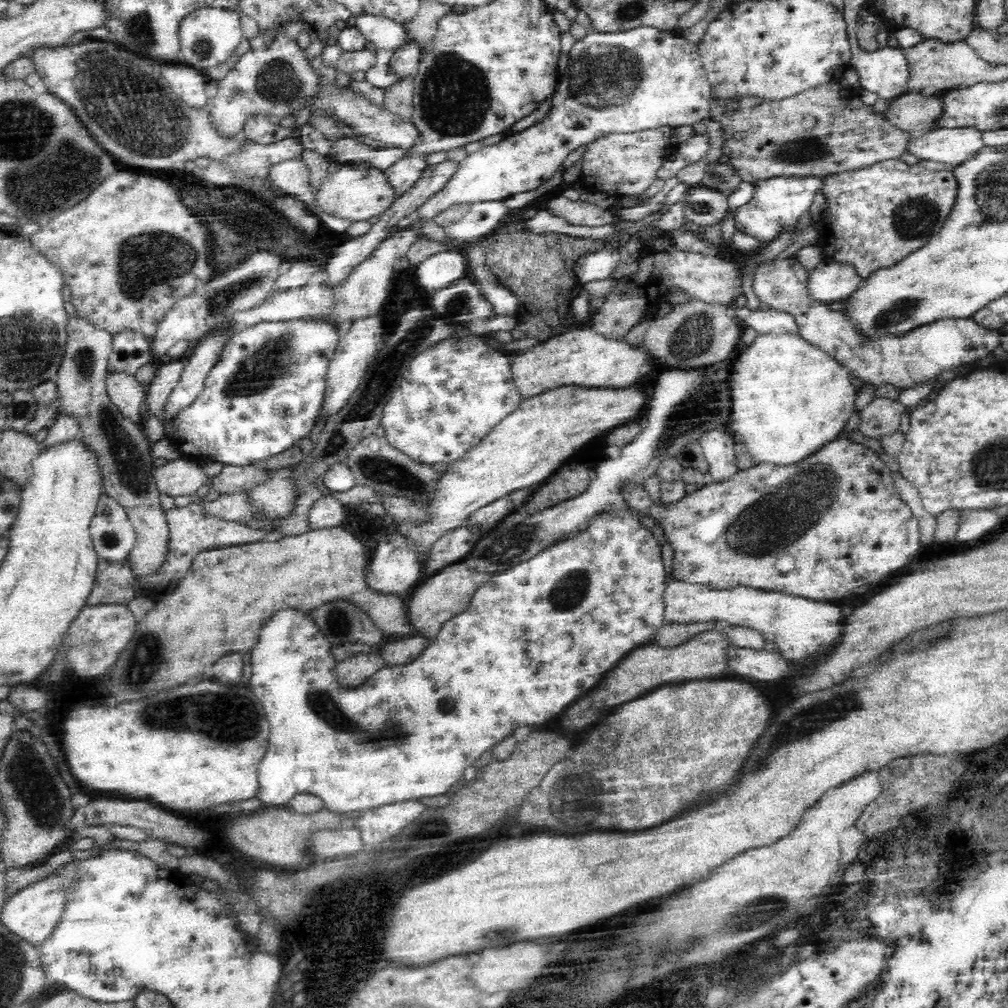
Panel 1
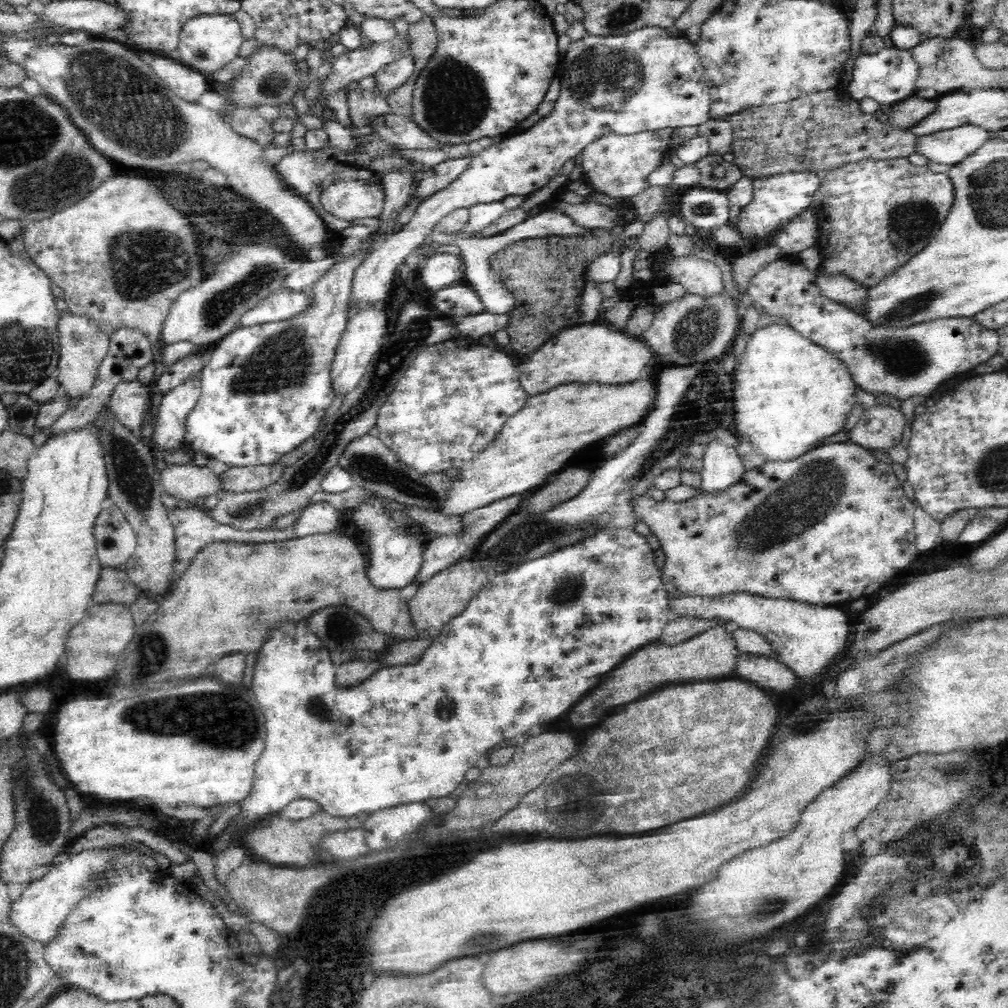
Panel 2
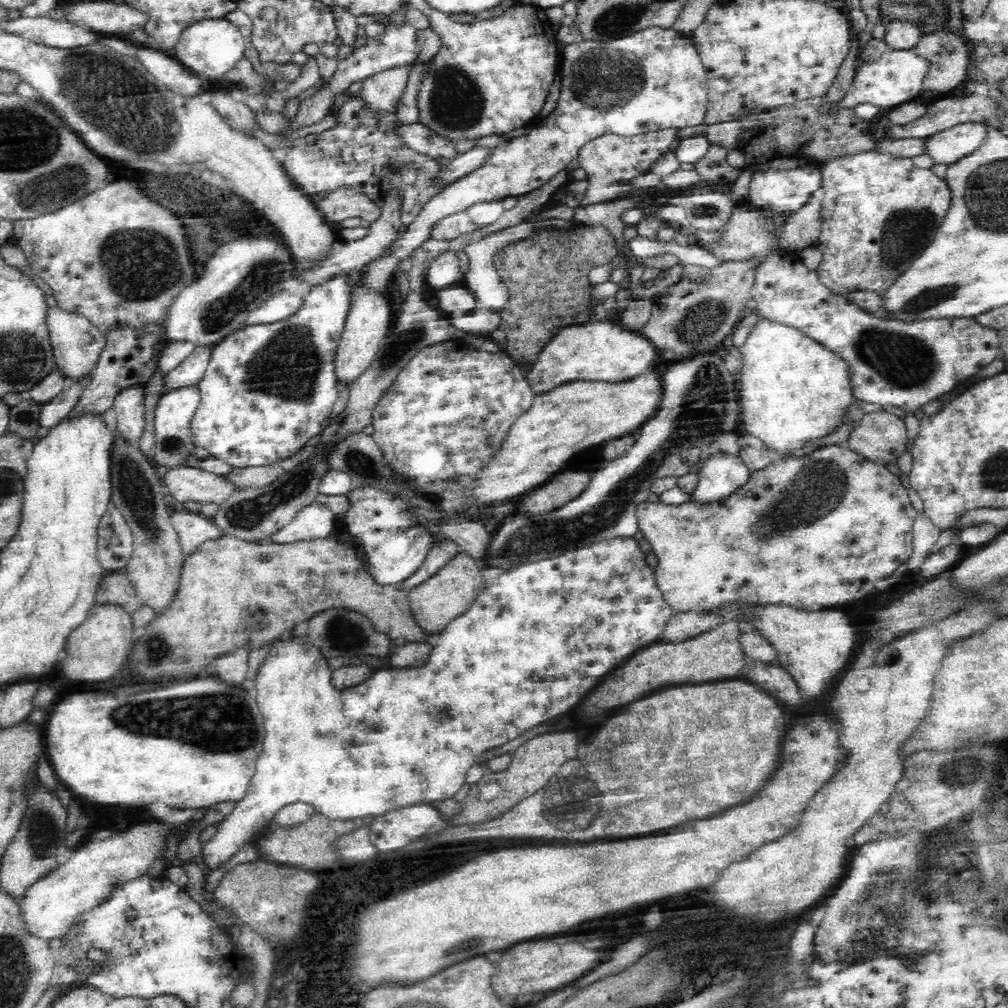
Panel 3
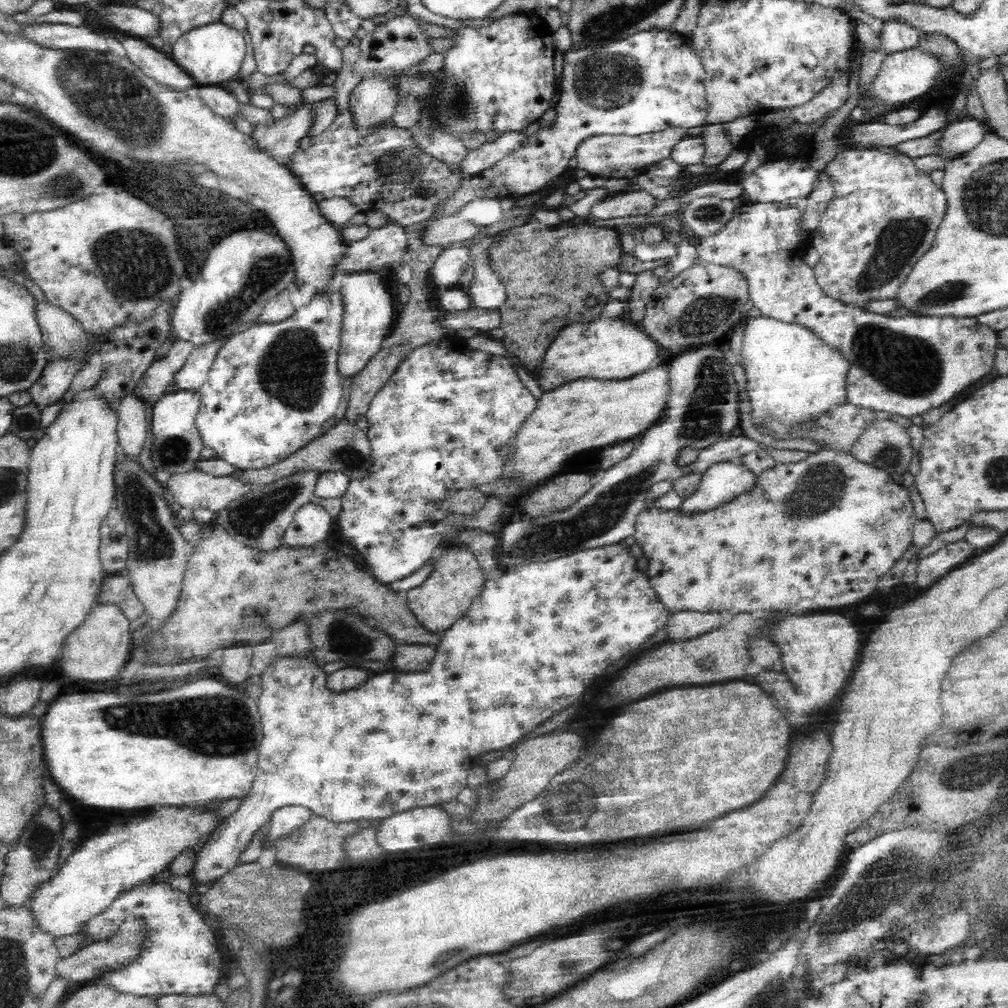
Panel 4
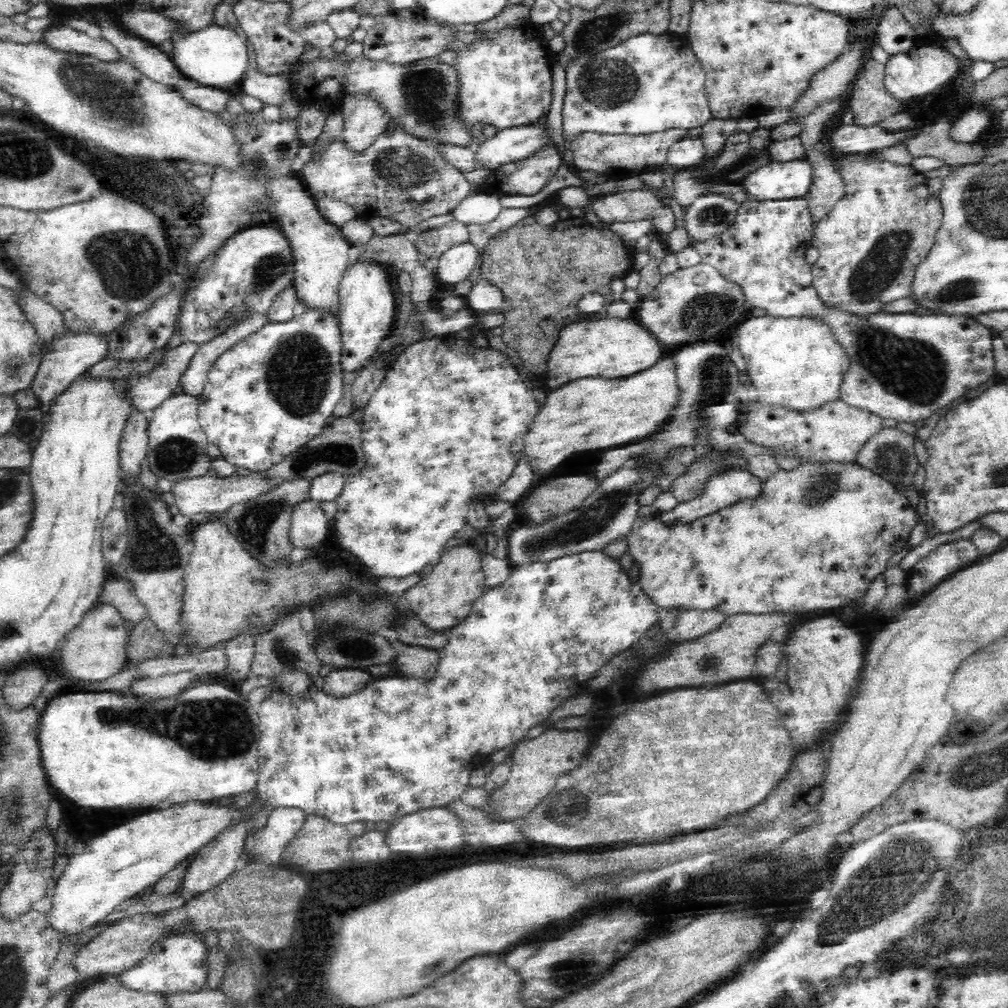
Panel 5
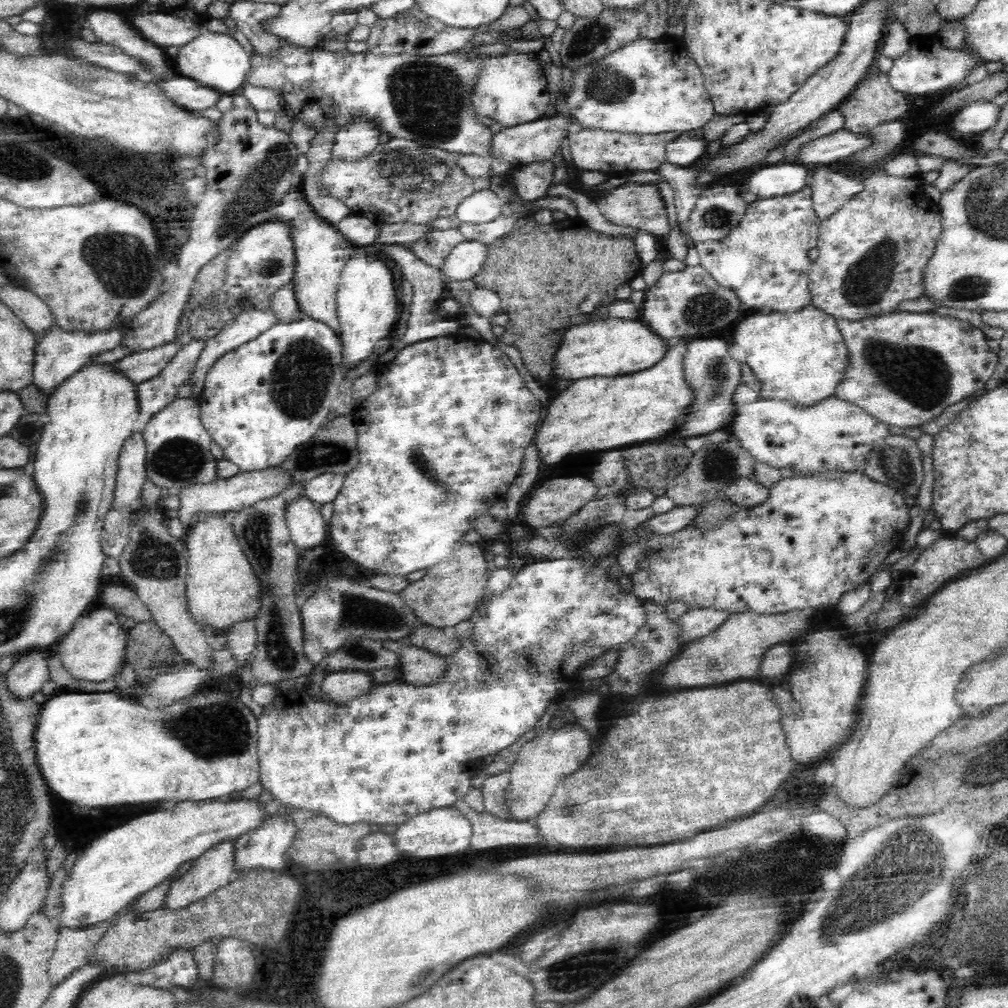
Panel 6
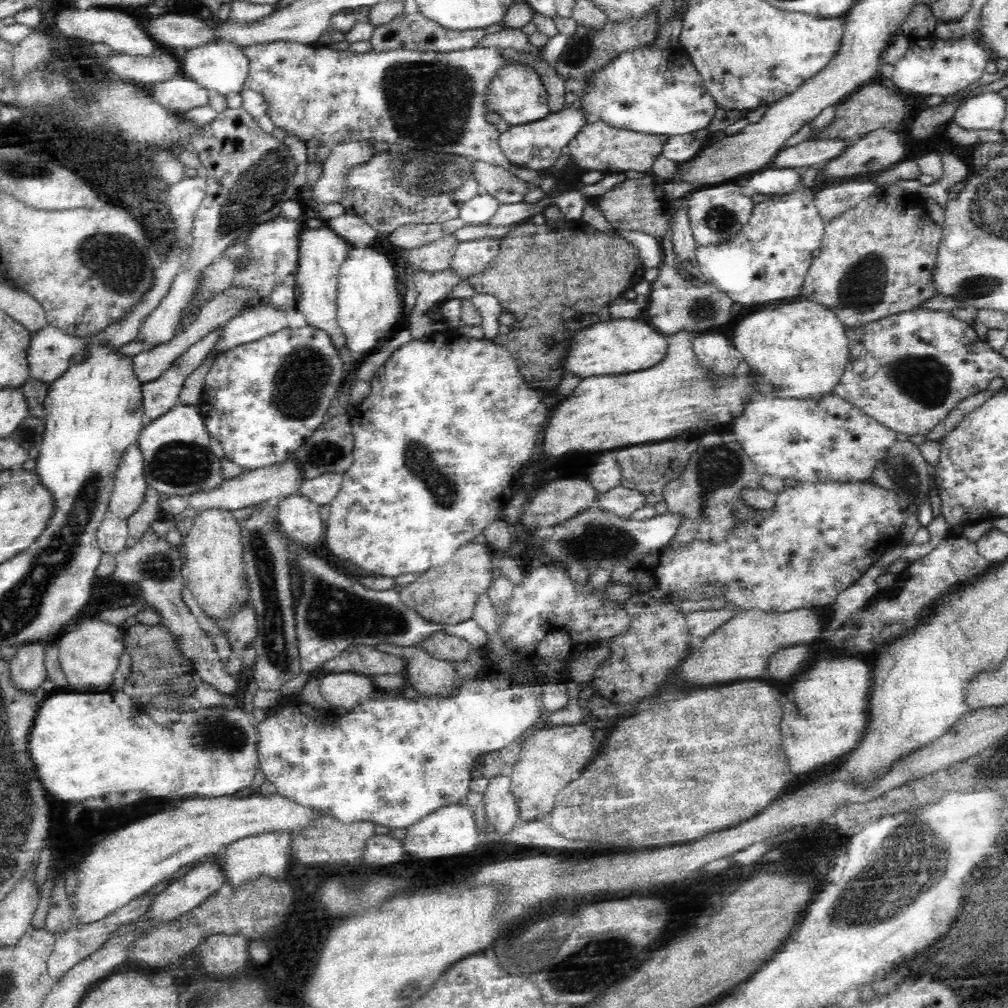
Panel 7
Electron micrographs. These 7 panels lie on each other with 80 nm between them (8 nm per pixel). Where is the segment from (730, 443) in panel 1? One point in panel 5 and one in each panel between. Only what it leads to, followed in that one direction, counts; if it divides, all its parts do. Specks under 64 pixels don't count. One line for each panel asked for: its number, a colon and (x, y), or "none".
2: (722, 468)
3: (721, 474)
4: (723, 481)
5: (728, 487)

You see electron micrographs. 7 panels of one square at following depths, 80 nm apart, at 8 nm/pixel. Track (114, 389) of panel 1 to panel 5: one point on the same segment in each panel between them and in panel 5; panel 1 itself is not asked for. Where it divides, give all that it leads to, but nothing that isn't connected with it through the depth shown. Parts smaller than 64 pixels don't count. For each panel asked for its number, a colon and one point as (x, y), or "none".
2: (129, 400)
3: (129, 404)
4: (132, 426)
5: (133, 446)

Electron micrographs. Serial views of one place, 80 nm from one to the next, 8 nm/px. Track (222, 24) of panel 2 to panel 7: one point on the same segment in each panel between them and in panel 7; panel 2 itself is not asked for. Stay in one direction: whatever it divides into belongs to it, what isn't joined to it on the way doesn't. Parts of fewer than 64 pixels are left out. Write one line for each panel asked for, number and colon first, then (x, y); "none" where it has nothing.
3: (210, 47)
4: (212, 54)
5: (215, 56)
6: (215, 60)
7: (220, 66)

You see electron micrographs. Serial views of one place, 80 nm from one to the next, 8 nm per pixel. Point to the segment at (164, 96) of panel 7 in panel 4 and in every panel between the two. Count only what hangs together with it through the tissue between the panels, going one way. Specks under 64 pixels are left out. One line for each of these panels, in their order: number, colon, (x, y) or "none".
4: (223, 102)
5: (213, 99)
6: (188, 93)

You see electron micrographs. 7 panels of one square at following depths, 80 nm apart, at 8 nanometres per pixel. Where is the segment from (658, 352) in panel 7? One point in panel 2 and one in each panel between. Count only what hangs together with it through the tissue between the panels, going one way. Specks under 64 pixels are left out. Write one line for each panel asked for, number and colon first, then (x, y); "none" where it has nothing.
2: (589, 353)
3: (603, 350)
4: (609, 348)
5: (610, 347)
6: (611, 347)

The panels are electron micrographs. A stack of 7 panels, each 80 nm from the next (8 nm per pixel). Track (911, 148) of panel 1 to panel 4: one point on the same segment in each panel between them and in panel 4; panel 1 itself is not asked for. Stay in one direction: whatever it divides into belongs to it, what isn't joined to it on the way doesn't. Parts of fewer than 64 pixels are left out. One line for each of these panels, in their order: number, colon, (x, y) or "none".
2: (950, 147)
3: (947, 147)
4: (959, 137)

